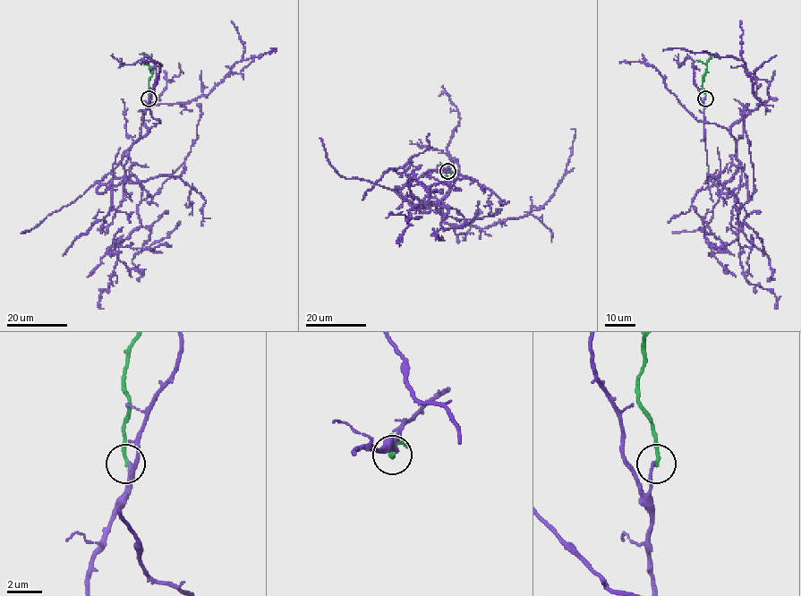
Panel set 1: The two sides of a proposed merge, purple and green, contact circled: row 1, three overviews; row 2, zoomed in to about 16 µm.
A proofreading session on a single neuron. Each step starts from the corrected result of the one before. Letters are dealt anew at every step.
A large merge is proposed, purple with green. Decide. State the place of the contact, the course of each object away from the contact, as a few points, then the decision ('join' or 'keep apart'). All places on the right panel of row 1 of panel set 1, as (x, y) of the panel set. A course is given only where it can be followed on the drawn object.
(705, 98) | purple via (705, 98), (708, 175), (724, 183), (739, 163), (729, 128), (762, 103), (751, 75), (729, 55), (662, 50) | green via (705, 98), (703, 79), (707, 61), (716, 53) | keep apart

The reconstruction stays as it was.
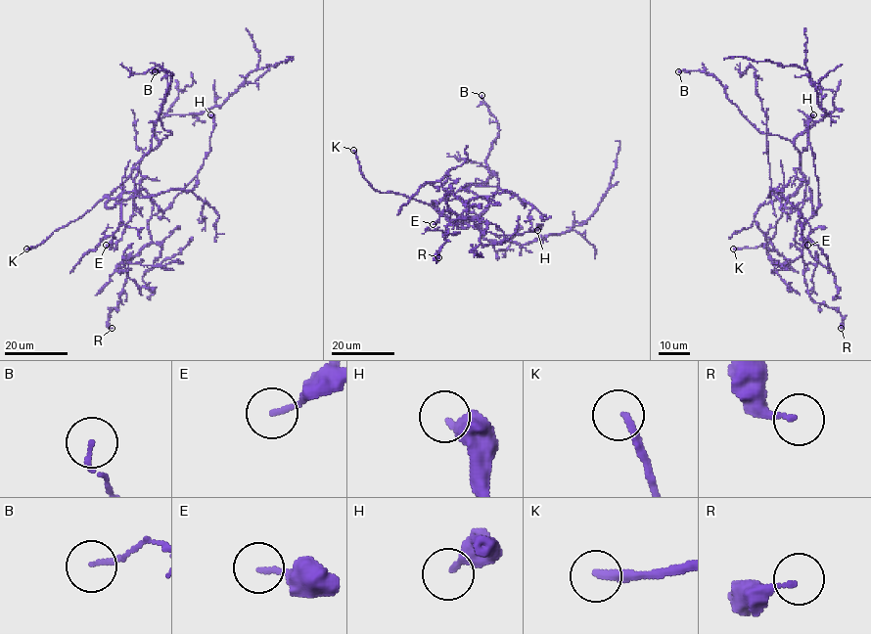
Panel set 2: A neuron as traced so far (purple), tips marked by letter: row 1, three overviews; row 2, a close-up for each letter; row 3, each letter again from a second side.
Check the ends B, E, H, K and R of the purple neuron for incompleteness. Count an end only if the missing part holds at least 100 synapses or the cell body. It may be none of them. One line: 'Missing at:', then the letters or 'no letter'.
Missing at: K

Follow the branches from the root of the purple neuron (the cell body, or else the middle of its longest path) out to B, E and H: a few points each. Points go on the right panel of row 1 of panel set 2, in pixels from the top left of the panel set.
B: (801, 172), (801, 155), (794, 144), (756, 129), (727, 97), (725, 88), (713, 75), (700, 70), (678, 71)
E: (801, 172), (806, 184), (795, 241), (807, 245)
H: (801, 172), (802, 182), (784, 207), (806, 200), (809, 189), (814, 215), (818, 177), (808, 138), (813, 114)

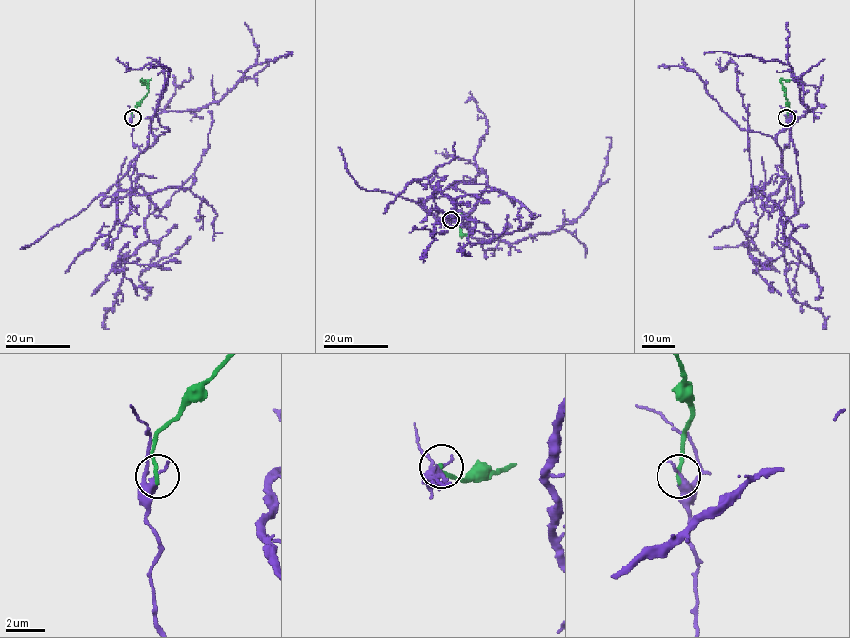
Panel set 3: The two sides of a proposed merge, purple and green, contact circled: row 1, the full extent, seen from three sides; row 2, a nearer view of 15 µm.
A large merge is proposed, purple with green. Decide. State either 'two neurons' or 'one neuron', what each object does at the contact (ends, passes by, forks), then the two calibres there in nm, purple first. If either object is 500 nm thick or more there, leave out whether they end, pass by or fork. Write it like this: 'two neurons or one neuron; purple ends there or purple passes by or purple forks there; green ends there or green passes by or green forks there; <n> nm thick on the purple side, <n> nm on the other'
two neurons; purple ends there; green ends there; 400 nm thick on the purple side, 200 nm on the other

